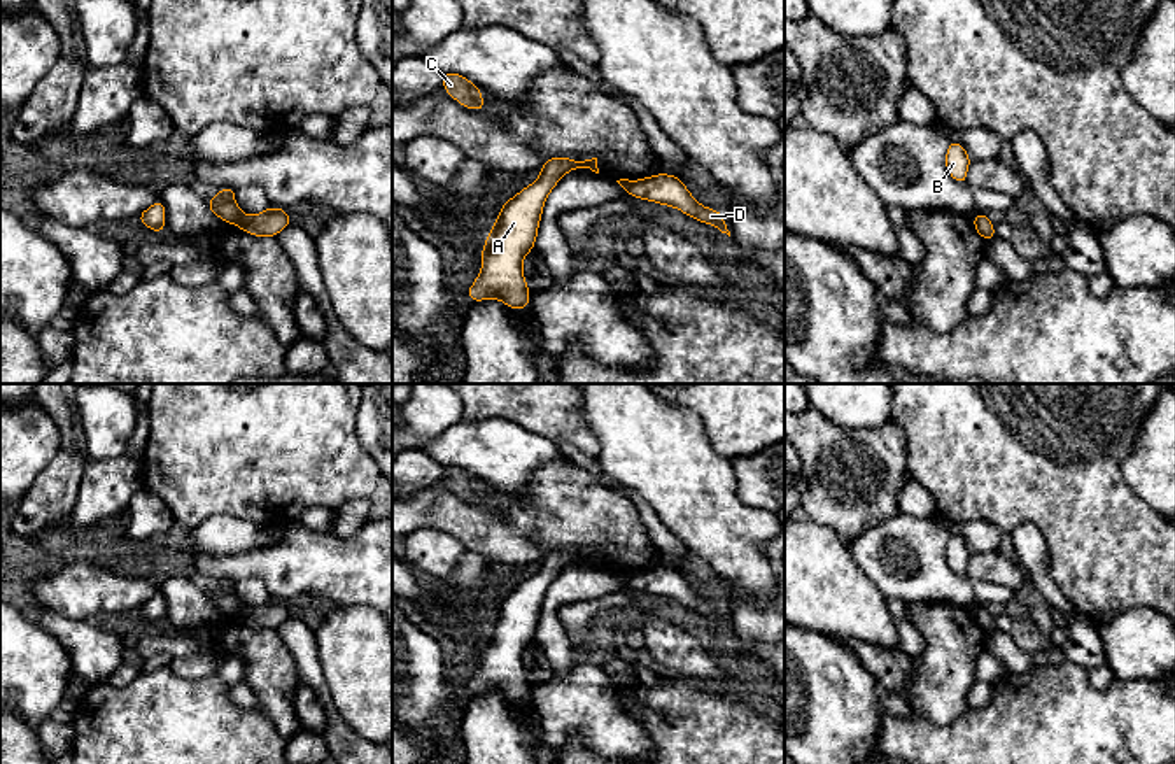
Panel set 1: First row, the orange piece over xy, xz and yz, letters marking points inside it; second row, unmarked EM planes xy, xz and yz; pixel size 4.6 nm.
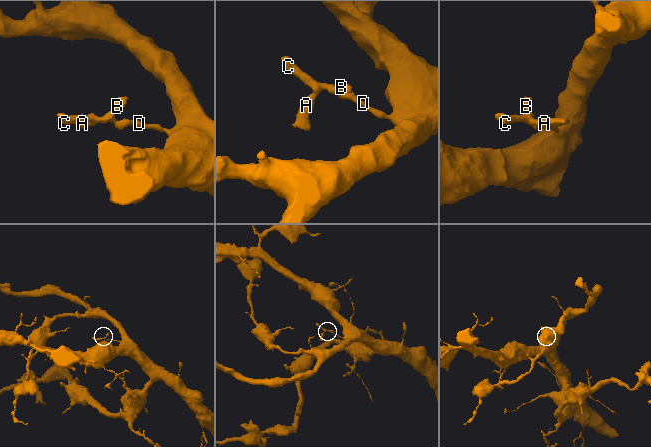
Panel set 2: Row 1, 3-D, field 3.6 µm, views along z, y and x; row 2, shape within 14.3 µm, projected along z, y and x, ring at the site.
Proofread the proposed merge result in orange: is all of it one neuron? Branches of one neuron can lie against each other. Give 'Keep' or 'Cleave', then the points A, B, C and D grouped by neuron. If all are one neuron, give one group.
Cleave. Groups: A B C / D

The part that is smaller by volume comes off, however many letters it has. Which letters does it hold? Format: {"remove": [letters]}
{"remove": ["A", "B", "C"]}

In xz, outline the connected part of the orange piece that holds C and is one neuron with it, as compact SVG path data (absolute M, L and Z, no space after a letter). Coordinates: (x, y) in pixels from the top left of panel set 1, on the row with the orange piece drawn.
M455 72L443 74L443 86L441 86L455 102L471 109L471 110L483 110L485 102L482 98L482 89L468 81L466 77Z

